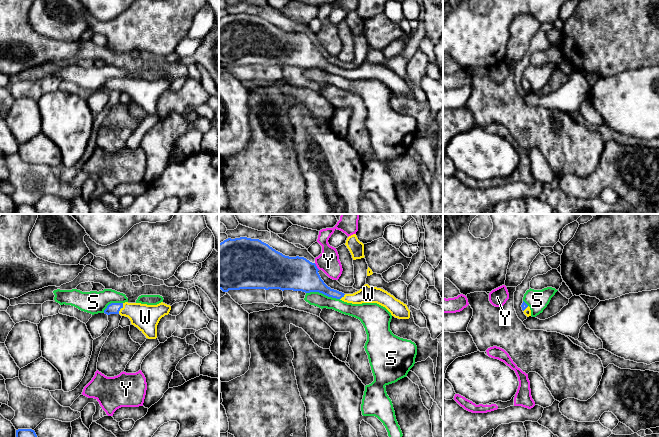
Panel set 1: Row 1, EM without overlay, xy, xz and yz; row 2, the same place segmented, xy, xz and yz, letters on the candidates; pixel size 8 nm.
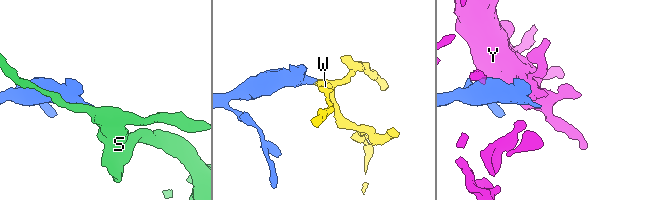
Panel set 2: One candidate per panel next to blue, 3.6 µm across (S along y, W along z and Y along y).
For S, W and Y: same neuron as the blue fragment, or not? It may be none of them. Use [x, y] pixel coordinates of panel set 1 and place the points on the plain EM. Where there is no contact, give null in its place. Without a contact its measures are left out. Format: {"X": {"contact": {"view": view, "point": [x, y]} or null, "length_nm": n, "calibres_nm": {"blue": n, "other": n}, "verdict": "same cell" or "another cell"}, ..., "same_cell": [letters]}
{"S": {"contact": {"view": "xz", "point": [323, 69]}, "length_nm": 280, "calibres_nm": {"blue": 280, "other": 120}, "verdict": "another cell"}, "W": {"contact": {"view": "xy", "point": [121, 83]}, "length_nm": 100, "calibres_nm": {"blue": 90, "other": 220}, "verdict": "same cell"}, "Y": {"contact": {"view": "xz", "point": [316, 42]}, "length_nm": 70, "calibres_nm": {"blue": 280, "other": 180}, "verdict": "another cell"}, "same_cell": ["W"]}

